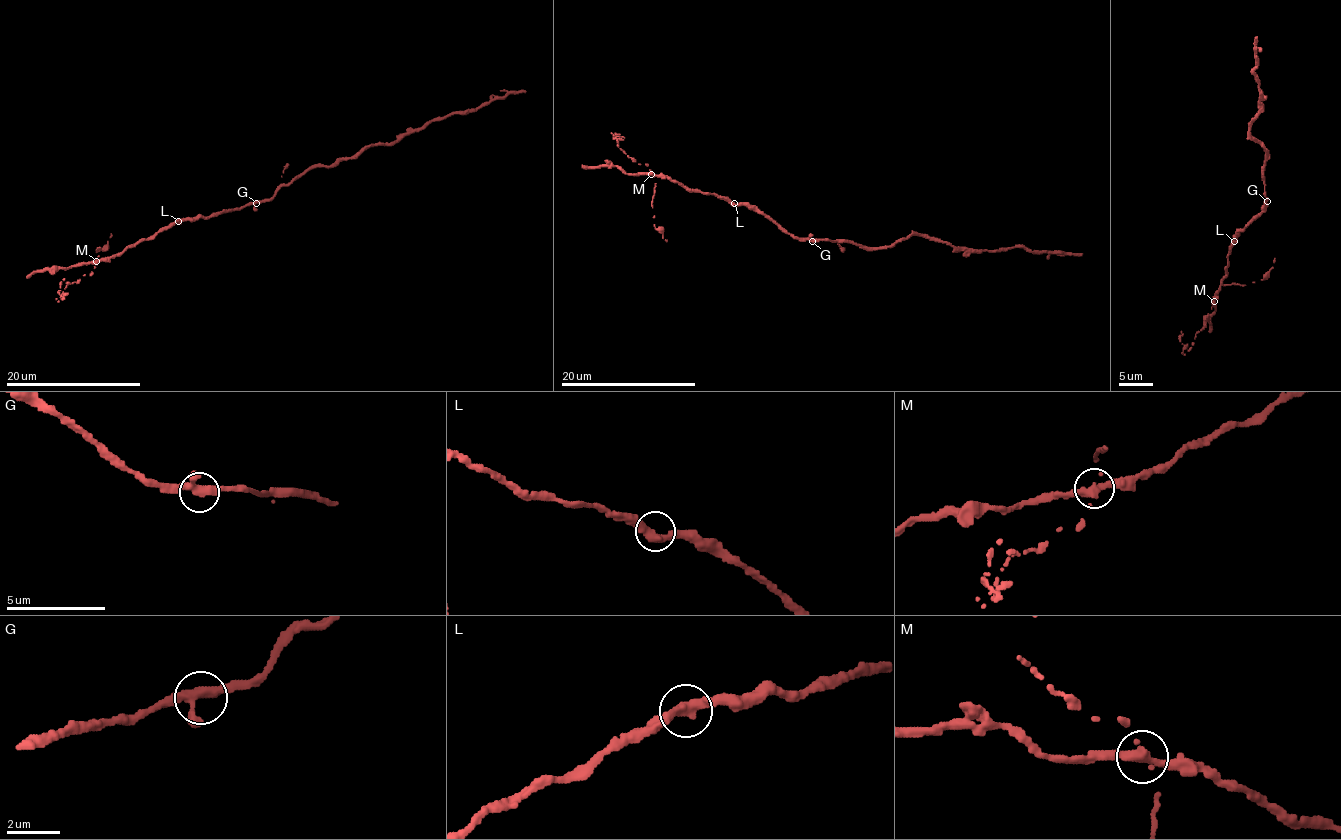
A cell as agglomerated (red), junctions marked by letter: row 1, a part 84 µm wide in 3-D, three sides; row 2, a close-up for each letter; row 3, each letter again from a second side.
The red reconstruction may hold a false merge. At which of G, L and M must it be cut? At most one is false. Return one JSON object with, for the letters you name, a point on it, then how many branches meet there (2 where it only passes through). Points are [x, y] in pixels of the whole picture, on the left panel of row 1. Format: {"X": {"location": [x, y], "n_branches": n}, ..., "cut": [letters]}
{"M": {"location": [96, 261], "n_branches": 3}, "cut": ["M"]}

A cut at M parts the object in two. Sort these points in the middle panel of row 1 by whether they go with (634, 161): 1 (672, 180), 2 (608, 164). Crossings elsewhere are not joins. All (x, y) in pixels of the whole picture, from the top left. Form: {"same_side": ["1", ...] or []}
{"same_side": []}

